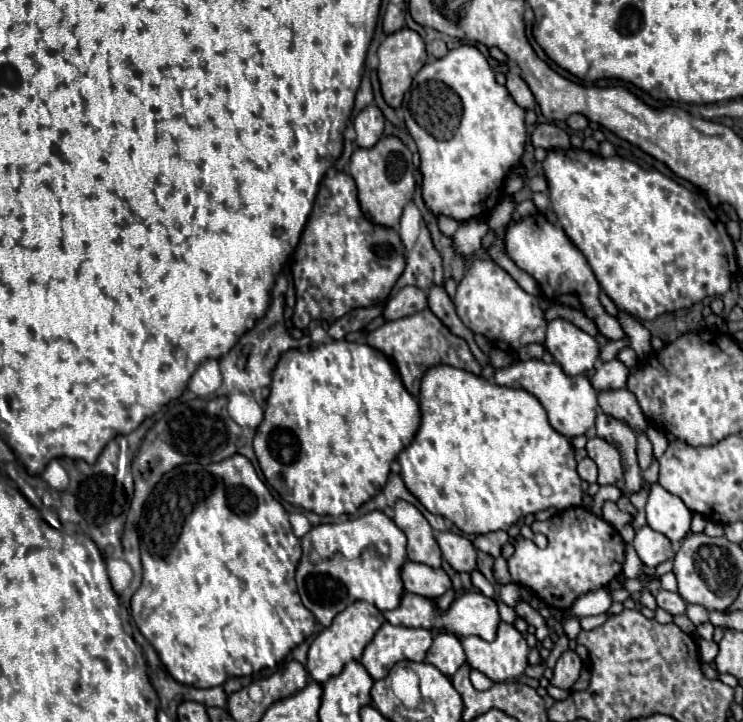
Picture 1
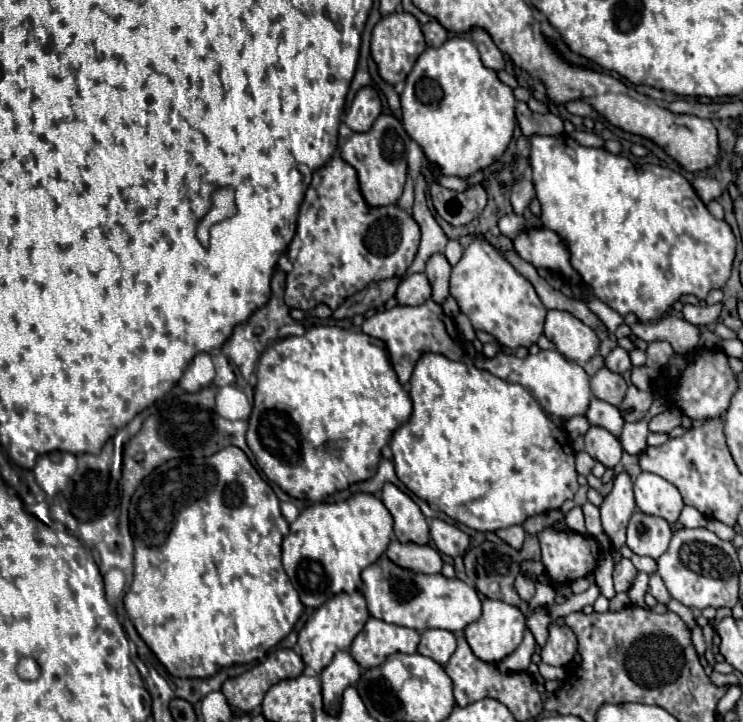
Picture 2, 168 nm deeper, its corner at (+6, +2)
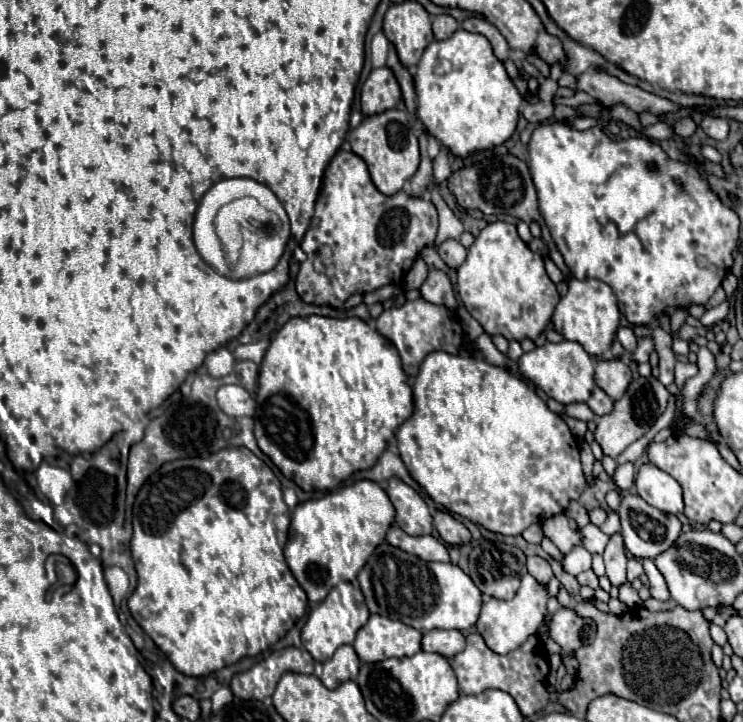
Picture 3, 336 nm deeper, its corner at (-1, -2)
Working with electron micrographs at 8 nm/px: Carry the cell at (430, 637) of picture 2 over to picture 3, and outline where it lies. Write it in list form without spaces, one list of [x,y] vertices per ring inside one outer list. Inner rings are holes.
[[[429,630],[423,632],[421,648],[425,652],[437,652],[445,658],[453,658],[465,648],[465,636],[459,630]]]

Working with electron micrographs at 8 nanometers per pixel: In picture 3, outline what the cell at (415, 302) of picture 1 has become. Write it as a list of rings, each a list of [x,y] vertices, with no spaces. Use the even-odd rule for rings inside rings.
[[[433,270],[421,286],[421,296],[431,304],[443,304],[449,310],[457,310],[457,296],[453,284],[443,270]]]

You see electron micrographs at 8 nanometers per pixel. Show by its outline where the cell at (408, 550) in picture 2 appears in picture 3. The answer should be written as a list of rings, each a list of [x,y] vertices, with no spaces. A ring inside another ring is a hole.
[[[395,524],[387,530],[387,538],[389,544],[419,556],[425,562],[437,560],[437,562],[449,562],[449,552],[445,548],[445,544],[441,540],[437,540],[435,536],[409,536],[407,532],[403,532],[401,528],[397,528]]]

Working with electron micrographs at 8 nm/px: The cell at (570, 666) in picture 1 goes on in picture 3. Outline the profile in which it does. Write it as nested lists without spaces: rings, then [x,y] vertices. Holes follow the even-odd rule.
[[[559,608],[551,618],[551,638],[561,646],[565,654],[573,654],[583,646],[581,632],[587,624],[591,624],[591,620],[577,616],[573,608]]]

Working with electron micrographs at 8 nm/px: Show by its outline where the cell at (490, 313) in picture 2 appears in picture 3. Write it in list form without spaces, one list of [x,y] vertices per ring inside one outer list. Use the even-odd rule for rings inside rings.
[[[501,220],[487,224],[475,238],[467,260],[457,270],[457,288],[461,302],[485,332],[491,336],[501,334],[509,342],[521,342],[523,338],[535,340],[559,302],[557,288],[545,272],[543,258],[519,238],[515,224]]]

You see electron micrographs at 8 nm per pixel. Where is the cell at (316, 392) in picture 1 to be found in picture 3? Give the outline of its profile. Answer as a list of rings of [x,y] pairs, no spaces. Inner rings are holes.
[[[315,314],[303,316],[303,318],[295,316],[281,326],[281,330],[275,334],[275,338],[271,340],[271,344],[263,356],[261,370],[259,370],[259,390],[257,390],[255,438],[257,438],[261,452],[267,454],[273,460],[273,464],[305,492],[333,490],[343,480],[347,480],[353,472],[371,468],[377,462],[377,458],[383,454],[383,450],[387,448],[387,442],[395,436],[395,430],[411,414],[413,414],[413,394],[411,394],[411,386],[407,382],[407,376],[403,372],[397,348],[387,338],[383,338],[377,330],[371,330],[369,324],[361,318],[329,318],[329,316],[315,316]]]

